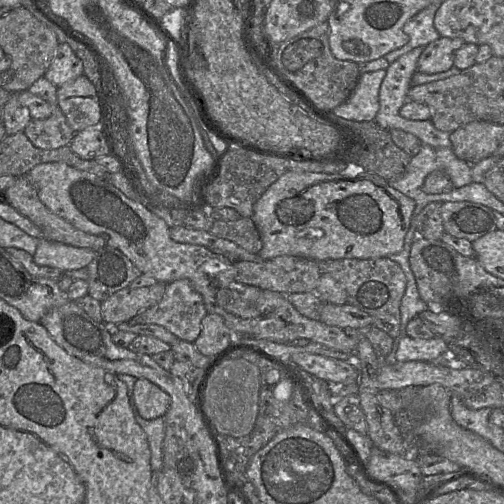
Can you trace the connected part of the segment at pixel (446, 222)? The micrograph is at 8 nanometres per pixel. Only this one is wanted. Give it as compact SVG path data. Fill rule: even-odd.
M469 201L441 202L444 231L470 242L497 229L493 210Z

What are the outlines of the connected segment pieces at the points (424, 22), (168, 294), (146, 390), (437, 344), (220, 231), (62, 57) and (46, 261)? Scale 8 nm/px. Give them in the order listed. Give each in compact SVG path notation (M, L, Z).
M433 3L427 6L404 24L403 32L409 36L409 41L384 56L389 63L394 62L412 49L426 46L441 37L434 27L434 16L440 5L441 3Z
M179 279L167 284L159 303L135 315L128 324L157 324L178 339L194 343L201 333L202 319L207 314L201 294L188 279Z
M144 378L136 379L133 399L140 416L145 420L162 417L171 405L169 394Z
M403 336L399 339L396 360L398 363L409 361L431 362L448 349L447 342L439 336L430 339L414 339Z
M252 217L237 220L214 220L210 232L230 240L250 253L258 254L262 249L262 238Z
M59 43L44 77L57 88L83 75L83 63L67 43Z
M40 239L33 260L40 266L67 271L87 267L94 257L95 252L90 248Z

